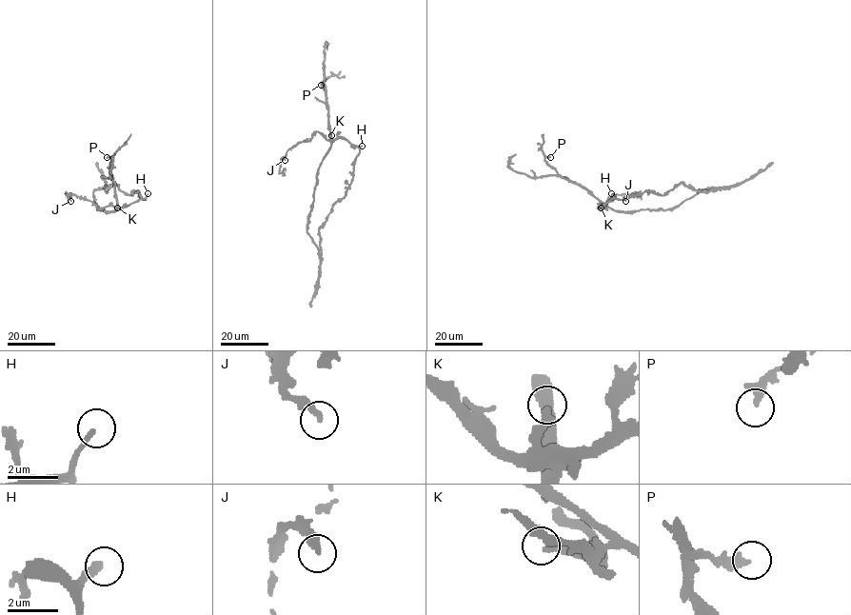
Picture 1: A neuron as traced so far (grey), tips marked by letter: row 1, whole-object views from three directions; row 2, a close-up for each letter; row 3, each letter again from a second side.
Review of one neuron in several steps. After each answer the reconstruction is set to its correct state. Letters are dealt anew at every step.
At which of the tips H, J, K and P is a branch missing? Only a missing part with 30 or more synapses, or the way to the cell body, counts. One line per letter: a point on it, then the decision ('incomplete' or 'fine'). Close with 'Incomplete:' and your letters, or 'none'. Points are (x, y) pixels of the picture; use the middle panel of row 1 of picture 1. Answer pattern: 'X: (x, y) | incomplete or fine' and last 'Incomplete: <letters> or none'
H: (362, 146) | incomplete
J: (285, 160) | fine
K: (331, 135) | fine
P: (321, 85) | fine
Incomplete: H

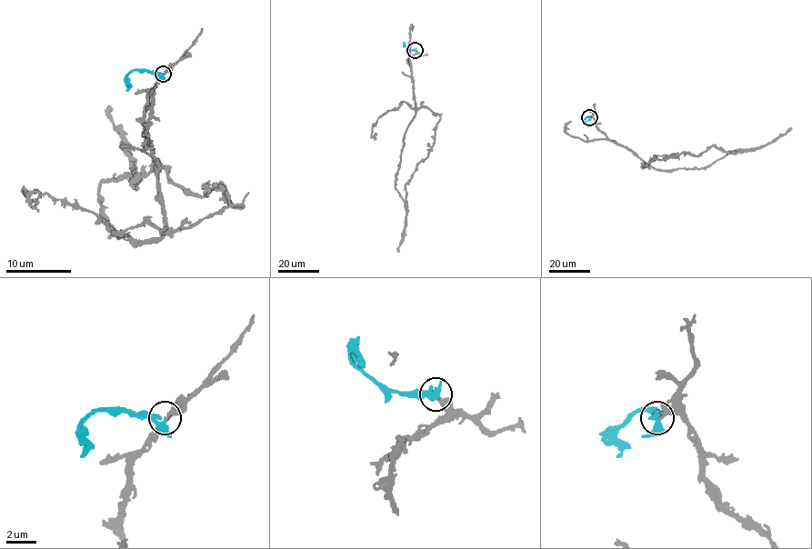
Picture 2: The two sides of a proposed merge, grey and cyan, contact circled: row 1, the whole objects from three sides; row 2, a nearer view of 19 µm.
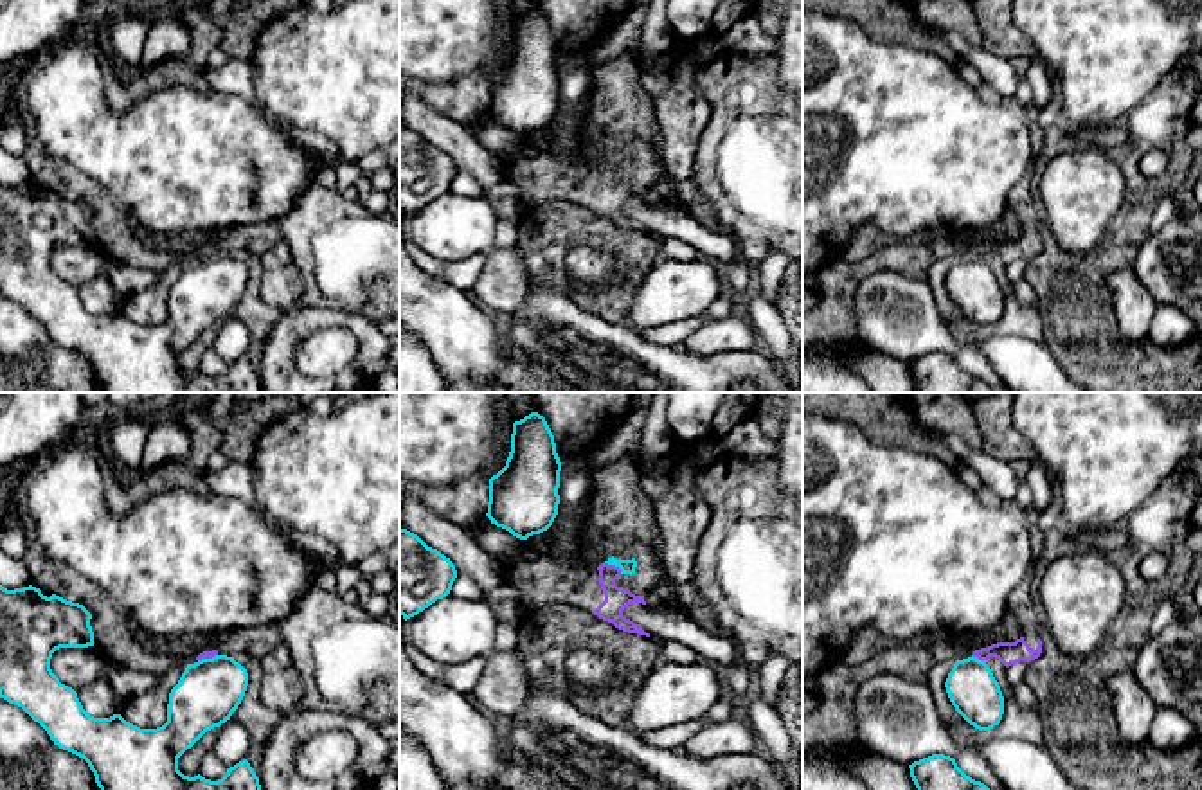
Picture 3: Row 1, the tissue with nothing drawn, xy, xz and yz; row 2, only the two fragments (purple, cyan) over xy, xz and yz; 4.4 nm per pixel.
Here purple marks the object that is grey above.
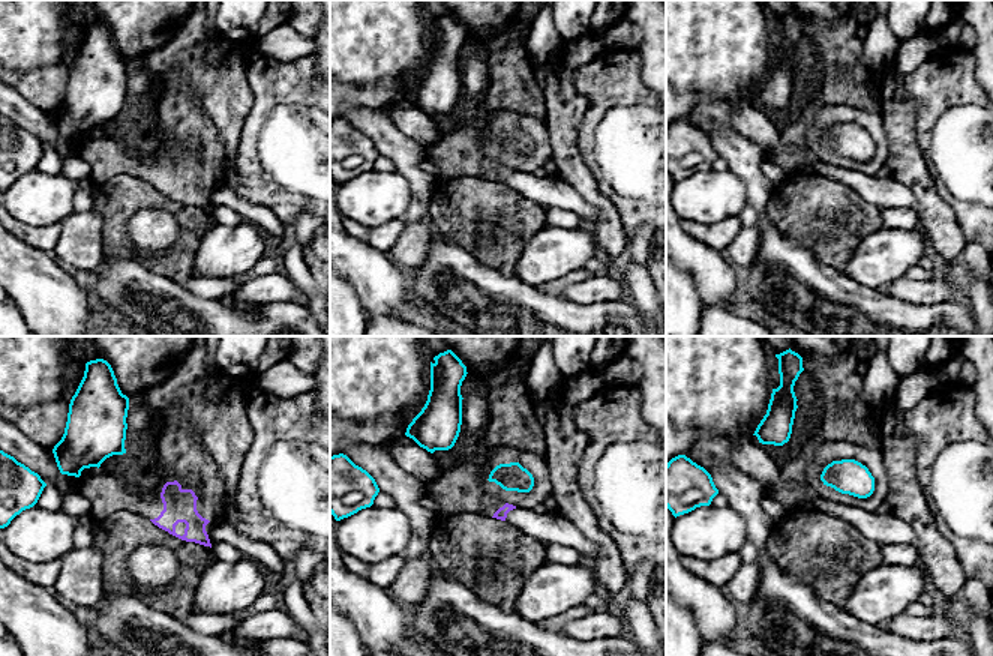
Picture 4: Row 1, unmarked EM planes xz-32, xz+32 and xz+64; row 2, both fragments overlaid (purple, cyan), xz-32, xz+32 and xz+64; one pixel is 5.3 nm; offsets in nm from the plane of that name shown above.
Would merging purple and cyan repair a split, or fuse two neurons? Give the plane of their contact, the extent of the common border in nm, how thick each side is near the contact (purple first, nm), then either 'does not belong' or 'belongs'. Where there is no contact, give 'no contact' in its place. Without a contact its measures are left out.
meets purple in xz; contact 90 nm long; 110 nm thick on the purple side, 60 nm on the other; does not belong

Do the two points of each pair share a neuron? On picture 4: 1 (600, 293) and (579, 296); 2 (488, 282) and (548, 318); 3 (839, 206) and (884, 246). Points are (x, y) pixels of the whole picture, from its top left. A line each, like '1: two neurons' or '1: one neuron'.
1: one neuron
2: one neuron
3: two neurons

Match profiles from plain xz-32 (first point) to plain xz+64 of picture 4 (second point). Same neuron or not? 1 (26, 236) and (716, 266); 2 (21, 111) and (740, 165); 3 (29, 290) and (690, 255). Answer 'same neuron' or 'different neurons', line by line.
1: different neurons
2: same neuron
3: same neuron

